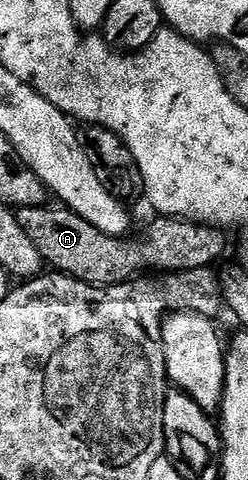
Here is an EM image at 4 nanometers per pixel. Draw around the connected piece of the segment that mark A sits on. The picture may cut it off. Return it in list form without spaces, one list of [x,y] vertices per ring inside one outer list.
[[[47,205],[44,207],[23,207],[17,212],[18,224],[36,249],[40,249],[43,264],[50,263],[55,272],[63,275],[71,275],[85,283],[91,283],[93,287],[114,287],[117,283],[129,283],[141,271],[162,271],[161,273],[177,273],[179,271],[191,271],[201,267],[214,267],[217,259],[226,251],[225,230],[209,227],[203,223],[191,223],[188,219],[171,219],[169,217],[155,218],[155,223],[143,233],[142,239],[135,237],[119,237],[100,233],[96,225],[88,225],[84,217],[66,210],[58,205]]]

